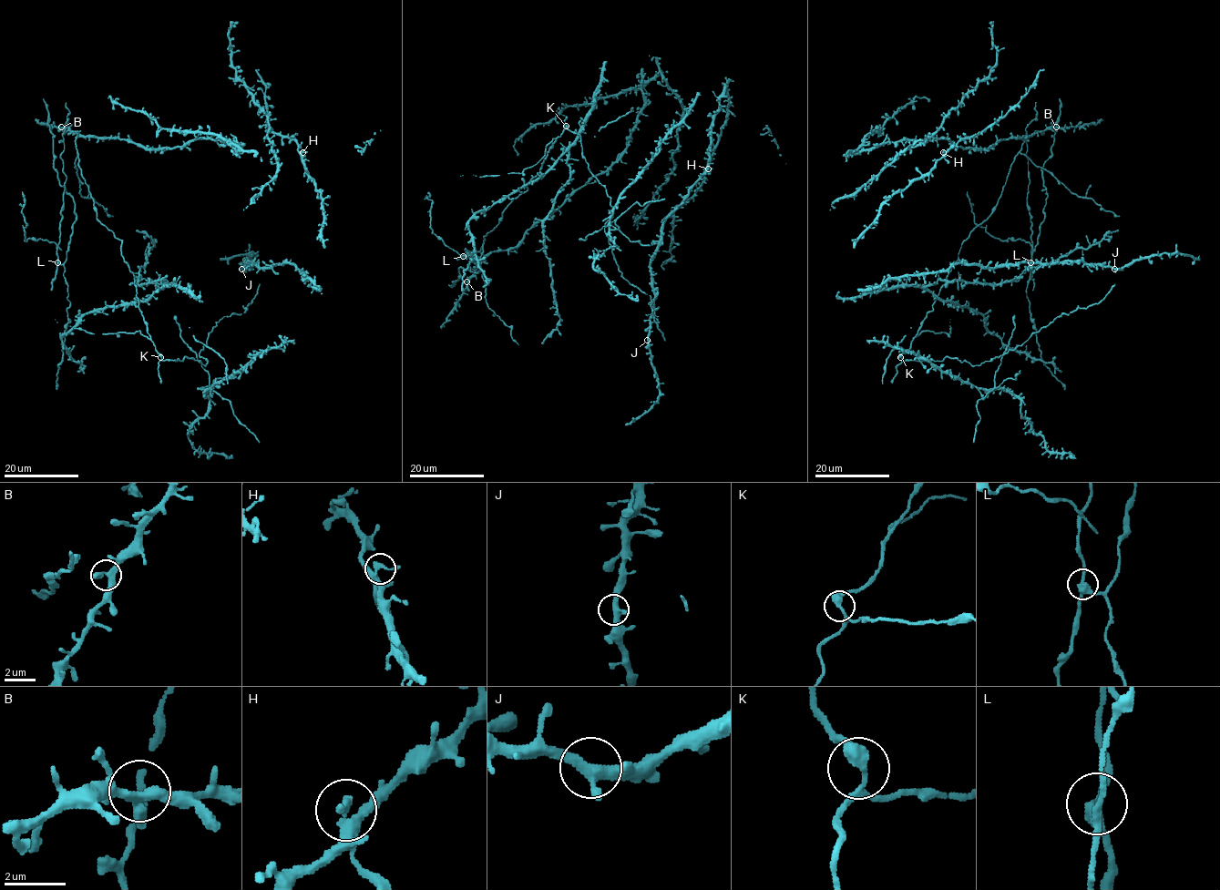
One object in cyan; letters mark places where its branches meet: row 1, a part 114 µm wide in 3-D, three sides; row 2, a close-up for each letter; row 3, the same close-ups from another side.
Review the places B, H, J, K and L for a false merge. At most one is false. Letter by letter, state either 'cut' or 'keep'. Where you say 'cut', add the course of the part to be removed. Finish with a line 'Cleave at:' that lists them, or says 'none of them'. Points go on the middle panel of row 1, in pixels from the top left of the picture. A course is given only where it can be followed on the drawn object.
B: keep
H: keep
J: keep
K: keep
L: cut | (463, 256), (466, 257), (468, 252), (471, 254), (466, 251), (470, 250), (475, 261), (471, 260)
Cleave at: L

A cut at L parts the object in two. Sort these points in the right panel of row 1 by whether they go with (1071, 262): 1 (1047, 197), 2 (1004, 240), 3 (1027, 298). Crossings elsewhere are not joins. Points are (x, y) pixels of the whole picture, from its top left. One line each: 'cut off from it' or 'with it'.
1: with it
2: cut off from it
3: with it

